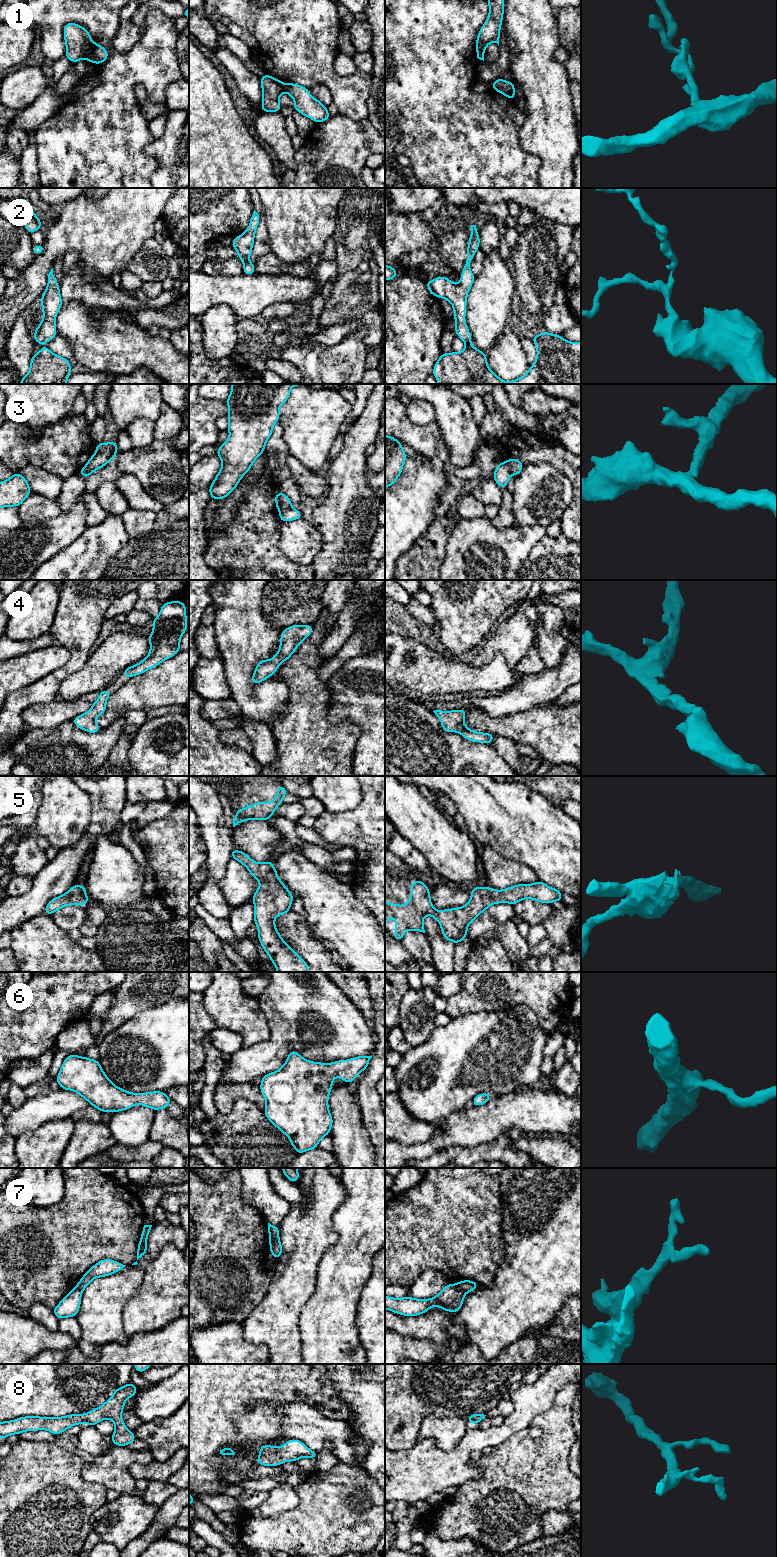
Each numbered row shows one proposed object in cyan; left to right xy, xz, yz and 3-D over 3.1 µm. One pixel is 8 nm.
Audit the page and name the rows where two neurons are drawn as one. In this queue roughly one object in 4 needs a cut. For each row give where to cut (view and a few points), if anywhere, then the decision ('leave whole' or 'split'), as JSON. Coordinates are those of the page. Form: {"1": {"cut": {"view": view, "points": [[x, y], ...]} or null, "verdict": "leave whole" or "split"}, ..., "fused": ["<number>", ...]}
{"1": {"cut": {"view": "xy", "points": [[92, 43], [86, 57]]}, "verdict": "split"}, "2": {"cut": null, "verdict": "leave whole"}, "3": {"cut": {"view": "yz", "points": [[505, 461], [511, 473]]}, "verdict": "split"}, "4": {"cut": null, "verdict": "leave whole"}, "5": {"cut": null, "verdict": "leave whole"}, "6": {"cut": null, "verdict": "leave whole"}, "7": {"cut": {"view": "yz", "points": [[455, 1285], [466, 1292]]}, "verdict": "split"}, "8": {"cut": null, "verdict": "leave whole"}, "fused": ["1", "3", "7"]}

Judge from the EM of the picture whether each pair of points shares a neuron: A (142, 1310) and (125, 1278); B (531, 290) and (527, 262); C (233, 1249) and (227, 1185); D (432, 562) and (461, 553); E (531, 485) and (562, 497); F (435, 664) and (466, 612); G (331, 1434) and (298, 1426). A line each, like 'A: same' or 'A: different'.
A: different
B: same
C: same
D: different
E: same
F: different
G: same

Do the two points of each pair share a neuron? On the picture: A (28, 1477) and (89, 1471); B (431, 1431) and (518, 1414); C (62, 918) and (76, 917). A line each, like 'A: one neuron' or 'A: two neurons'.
A: two neurons
B: two neurons
C: one neuron

